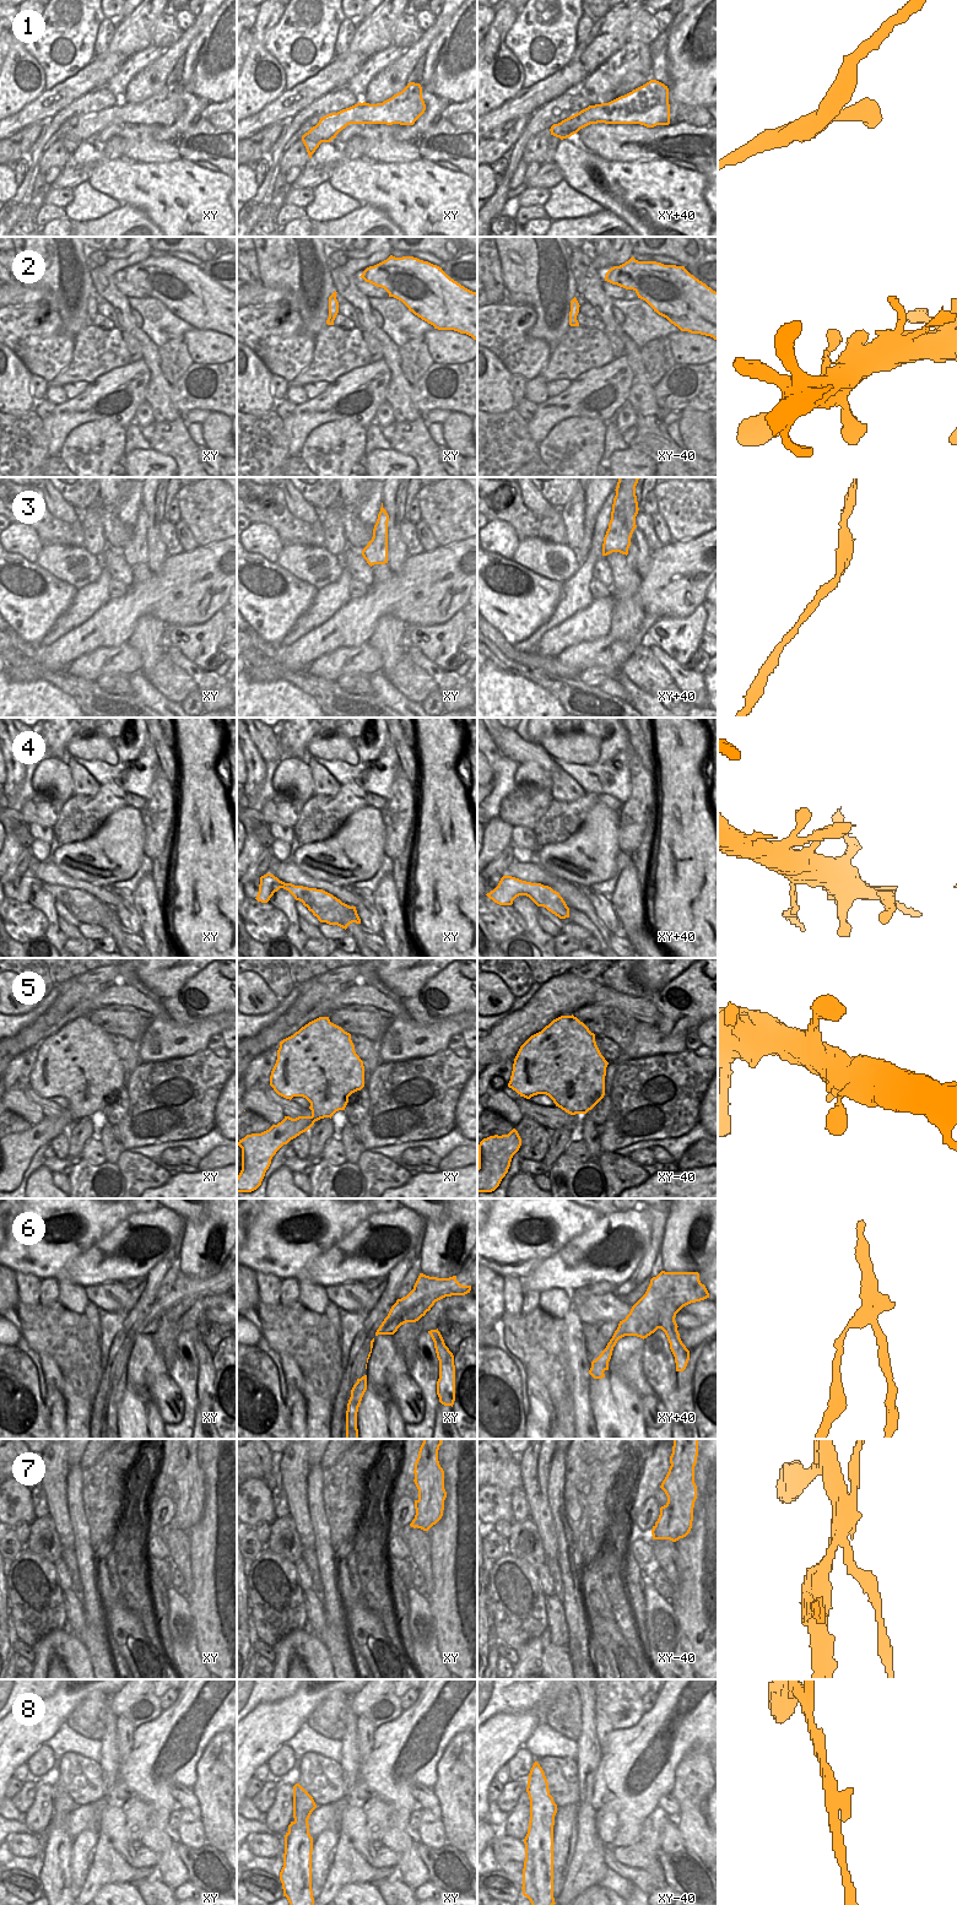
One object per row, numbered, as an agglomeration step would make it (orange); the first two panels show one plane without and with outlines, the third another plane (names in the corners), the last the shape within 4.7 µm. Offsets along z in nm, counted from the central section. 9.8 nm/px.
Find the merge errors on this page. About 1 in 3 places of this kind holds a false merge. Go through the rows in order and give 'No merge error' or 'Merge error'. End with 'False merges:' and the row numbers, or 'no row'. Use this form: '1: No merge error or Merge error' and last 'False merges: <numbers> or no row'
1: No merge error
2: No merge error
3: No merge error
4: No merge error
5: No merge error
6: Merge error
7: Merge error
8: Merge error
False merges: 6, 7, 8.

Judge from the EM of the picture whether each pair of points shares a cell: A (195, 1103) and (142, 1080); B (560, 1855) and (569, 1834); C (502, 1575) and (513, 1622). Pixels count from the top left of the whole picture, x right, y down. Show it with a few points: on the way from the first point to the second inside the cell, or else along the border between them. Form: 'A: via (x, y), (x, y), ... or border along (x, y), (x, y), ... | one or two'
A: via (193, 1086), (177, 1076), (160, 1080) | one
B: via (563, 1850), (564, 1839) | one
C: via (513, 1586), (513, 1611) | one

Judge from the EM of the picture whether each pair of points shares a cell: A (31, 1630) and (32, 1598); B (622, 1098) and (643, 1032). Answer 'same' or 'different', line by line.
A: same
B: different

